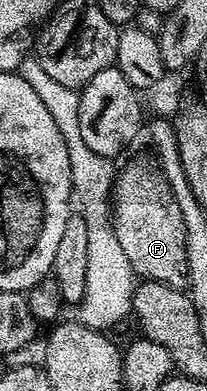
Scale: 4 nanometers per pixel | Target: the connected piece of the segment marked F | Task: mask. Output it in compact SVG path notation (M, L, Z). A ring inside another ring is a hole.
M136 159L126 164L124 171L115 172L110 192L110 226L116 233L118 245L122 245L122 253L126 253L133 272L141 280L153 283L164 283L164 277L176 275L182 259L180 229L174 227L170 211L162 203L165 186L166 191L172 191L159 170L151 171L142 160Z

